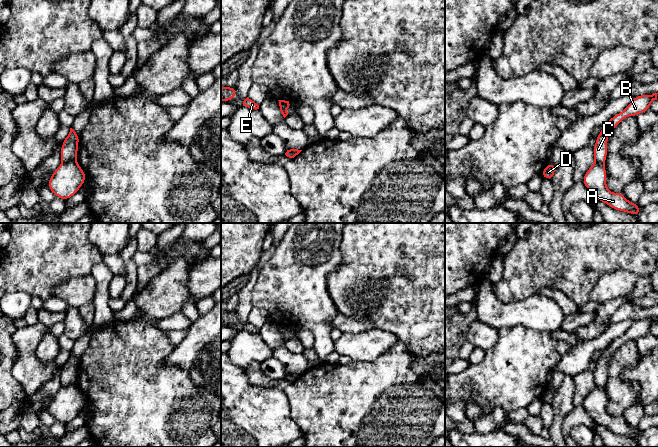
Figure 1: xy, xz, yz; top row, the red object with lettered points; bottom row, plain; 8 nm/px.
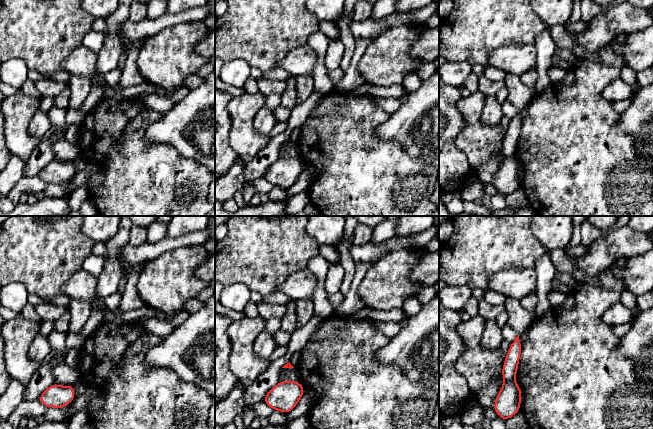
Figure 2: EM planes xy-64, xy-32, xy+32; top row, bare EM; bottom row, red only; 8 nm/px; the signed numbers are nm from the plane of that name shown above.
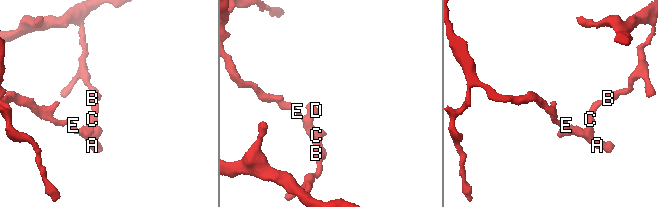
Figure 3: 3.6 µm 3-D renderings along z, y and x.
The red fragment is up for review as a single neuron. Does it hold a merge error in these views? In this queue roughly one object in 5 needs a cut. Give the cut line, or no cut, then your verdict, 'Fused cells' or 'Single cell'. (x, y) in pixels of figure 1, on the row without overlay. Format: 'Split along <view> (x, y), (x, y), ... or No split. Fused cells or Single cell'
Split along xy (73, 384), (63, 387). Fused cells

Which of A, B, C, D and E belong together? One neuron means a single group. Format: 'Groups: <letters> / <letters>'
Groups: A D E / B C

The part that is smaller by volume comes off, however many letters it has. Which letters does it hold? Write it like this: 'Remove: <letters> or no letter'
Remove: A, D, E

